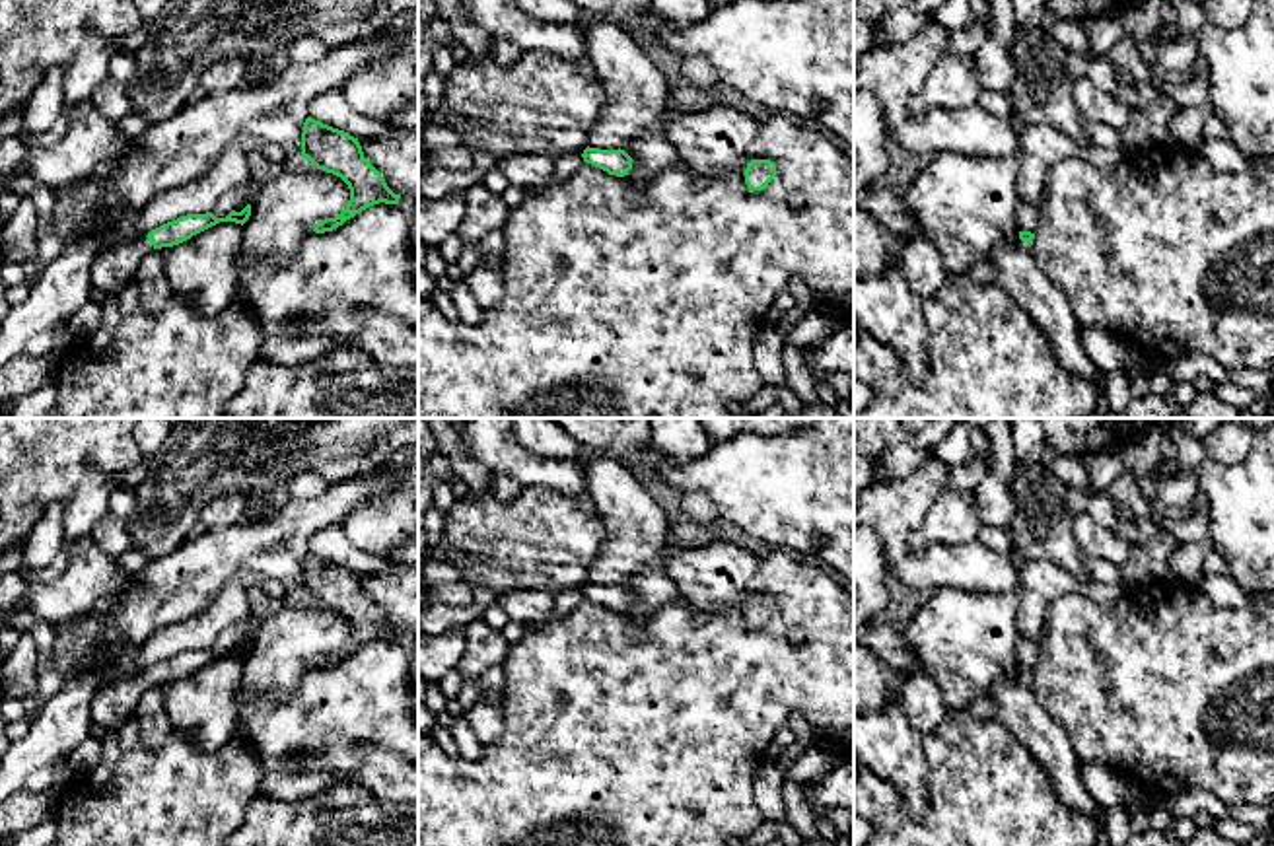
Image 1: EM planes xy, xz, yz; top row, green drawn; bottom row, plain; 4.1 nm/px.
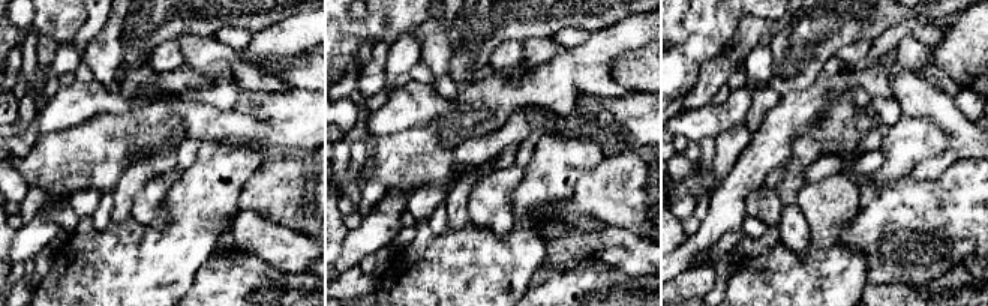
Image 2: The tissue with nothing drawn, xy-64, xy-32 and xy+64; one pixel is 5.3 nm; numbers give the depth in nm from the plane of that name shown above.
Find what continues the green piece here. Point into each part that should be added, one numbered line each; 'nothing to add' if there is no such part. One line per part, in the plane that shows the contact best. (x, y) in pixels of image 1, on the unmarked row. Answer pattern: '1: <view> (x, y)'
1: xy (115, 703)

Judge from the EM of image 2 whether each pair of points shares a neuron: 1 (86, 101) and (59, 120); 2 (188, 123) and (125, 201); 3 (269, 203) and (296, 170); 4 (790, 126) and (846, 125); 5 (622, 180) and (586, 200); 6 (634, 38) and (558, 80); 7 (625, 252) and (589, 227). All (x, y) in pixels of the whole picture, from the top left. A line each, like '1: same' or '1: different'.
1: same
2: different
3: same
4: different
5: same
6: same
7: same

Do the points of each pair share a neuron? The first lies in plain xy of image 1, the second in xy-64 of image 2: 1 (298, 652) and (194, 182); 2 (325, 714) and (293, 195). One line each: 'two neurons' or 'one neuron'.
1: one neuron
2: one neuron

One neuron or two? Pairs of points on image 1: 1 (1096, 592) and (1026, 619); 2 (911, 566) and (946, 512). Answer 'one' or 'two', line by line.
1: one
2: two

